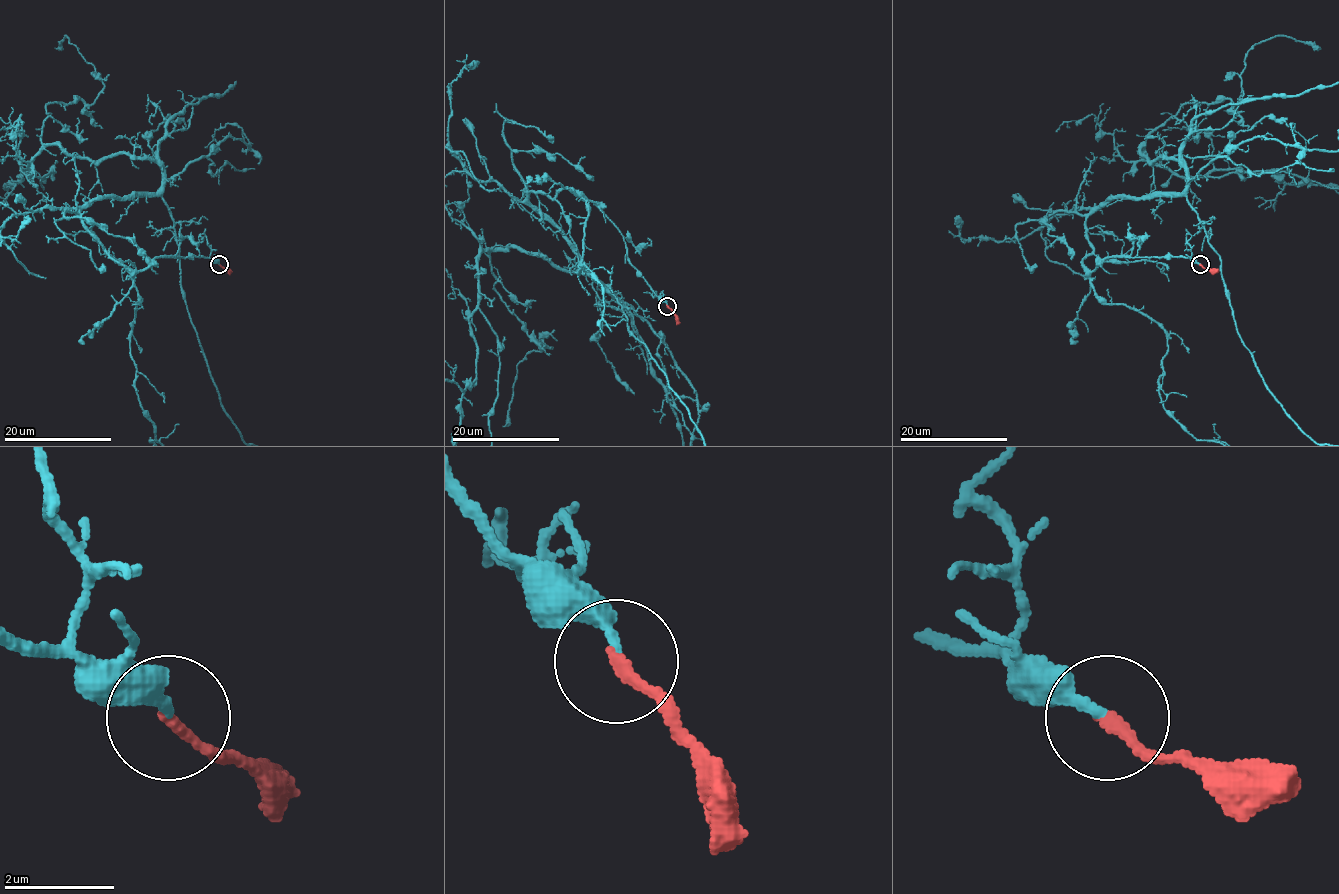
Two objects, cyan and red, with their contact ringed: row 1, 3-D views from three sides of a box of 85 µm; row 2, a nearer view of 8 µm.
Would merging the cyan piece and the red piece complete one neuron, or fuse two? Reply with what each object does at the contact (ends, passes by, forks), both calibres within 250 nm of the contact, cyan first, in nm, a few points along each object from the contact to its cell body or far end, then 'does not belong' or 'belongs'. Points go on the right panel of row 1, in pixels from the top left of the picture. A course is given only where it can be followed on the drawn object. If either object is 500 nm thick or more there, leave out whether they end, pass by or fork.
cyan ends; red ends; calibres 180 and 200 nm; course cyan (1200, 264), (1090, 270), (1086, 222), (1117, 197), (1184, 195), (1243, 346), (1306, 434); course red (1200, 264), (1217, 272); belongs

